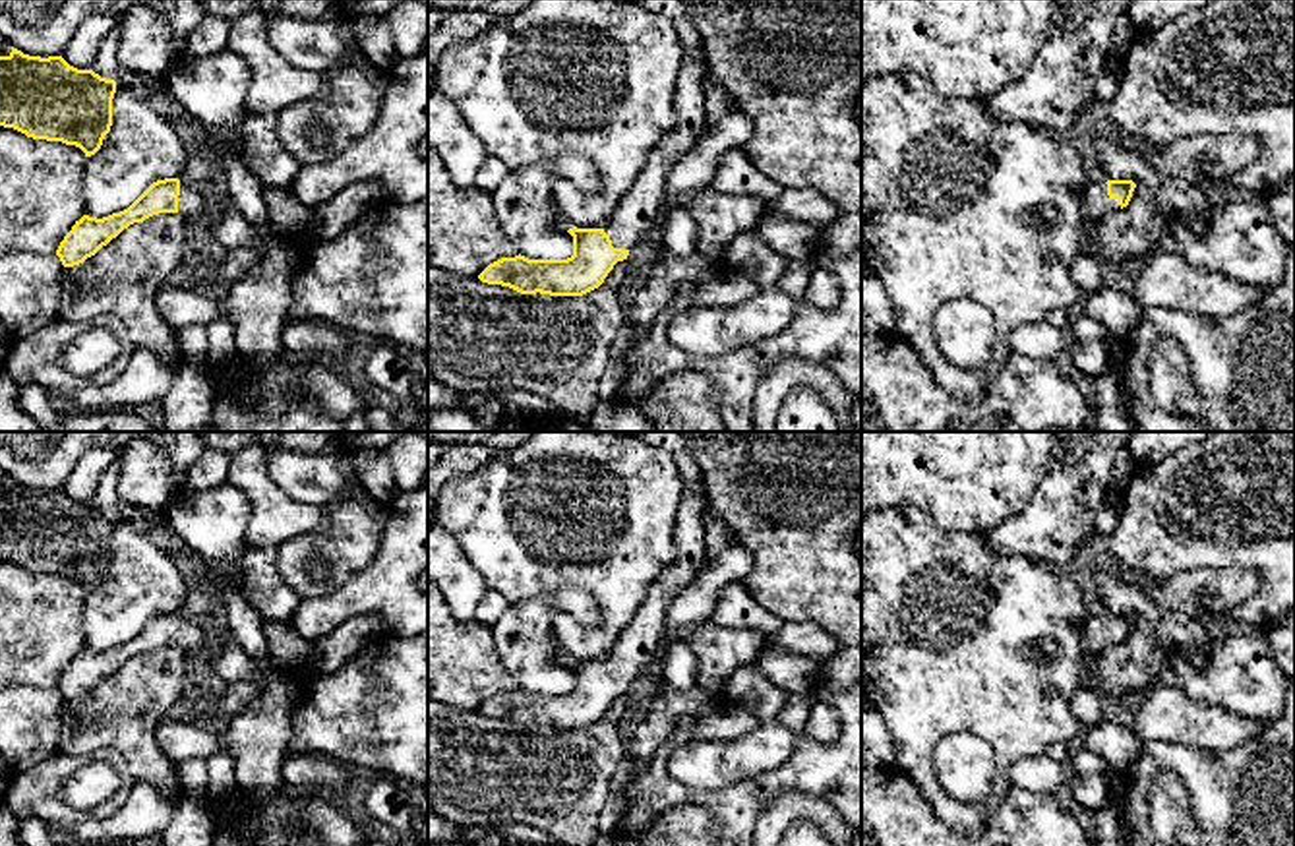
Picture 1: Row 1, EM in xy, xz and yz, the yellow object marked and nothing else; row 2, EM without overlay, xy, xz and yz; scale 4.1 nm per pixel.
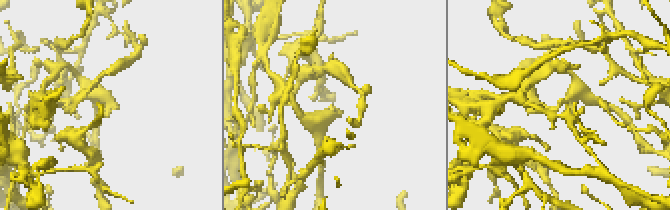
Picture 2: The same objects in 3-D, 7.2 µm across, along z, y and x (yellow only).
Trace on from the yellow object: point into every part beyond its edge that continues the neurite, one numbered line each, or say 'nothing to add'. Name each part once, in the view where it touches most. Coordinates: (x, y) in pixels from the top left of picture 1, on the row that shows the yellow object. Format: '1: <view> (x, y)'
1: xz (643, 206)

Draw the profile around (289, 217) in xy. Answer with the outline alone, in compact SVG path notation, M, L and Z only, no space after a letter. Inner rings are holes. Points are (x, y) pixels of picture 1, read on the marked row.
M267 188L263 199L273 234L294 238L308 228L314 209L306 207L290 188Z

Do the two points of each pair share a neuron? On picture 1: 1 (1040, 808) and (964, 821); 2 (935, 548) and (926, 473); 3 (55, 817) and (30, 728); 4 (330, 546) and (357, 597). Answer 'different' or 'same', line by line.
1: different
2: different
3: different
4: different

